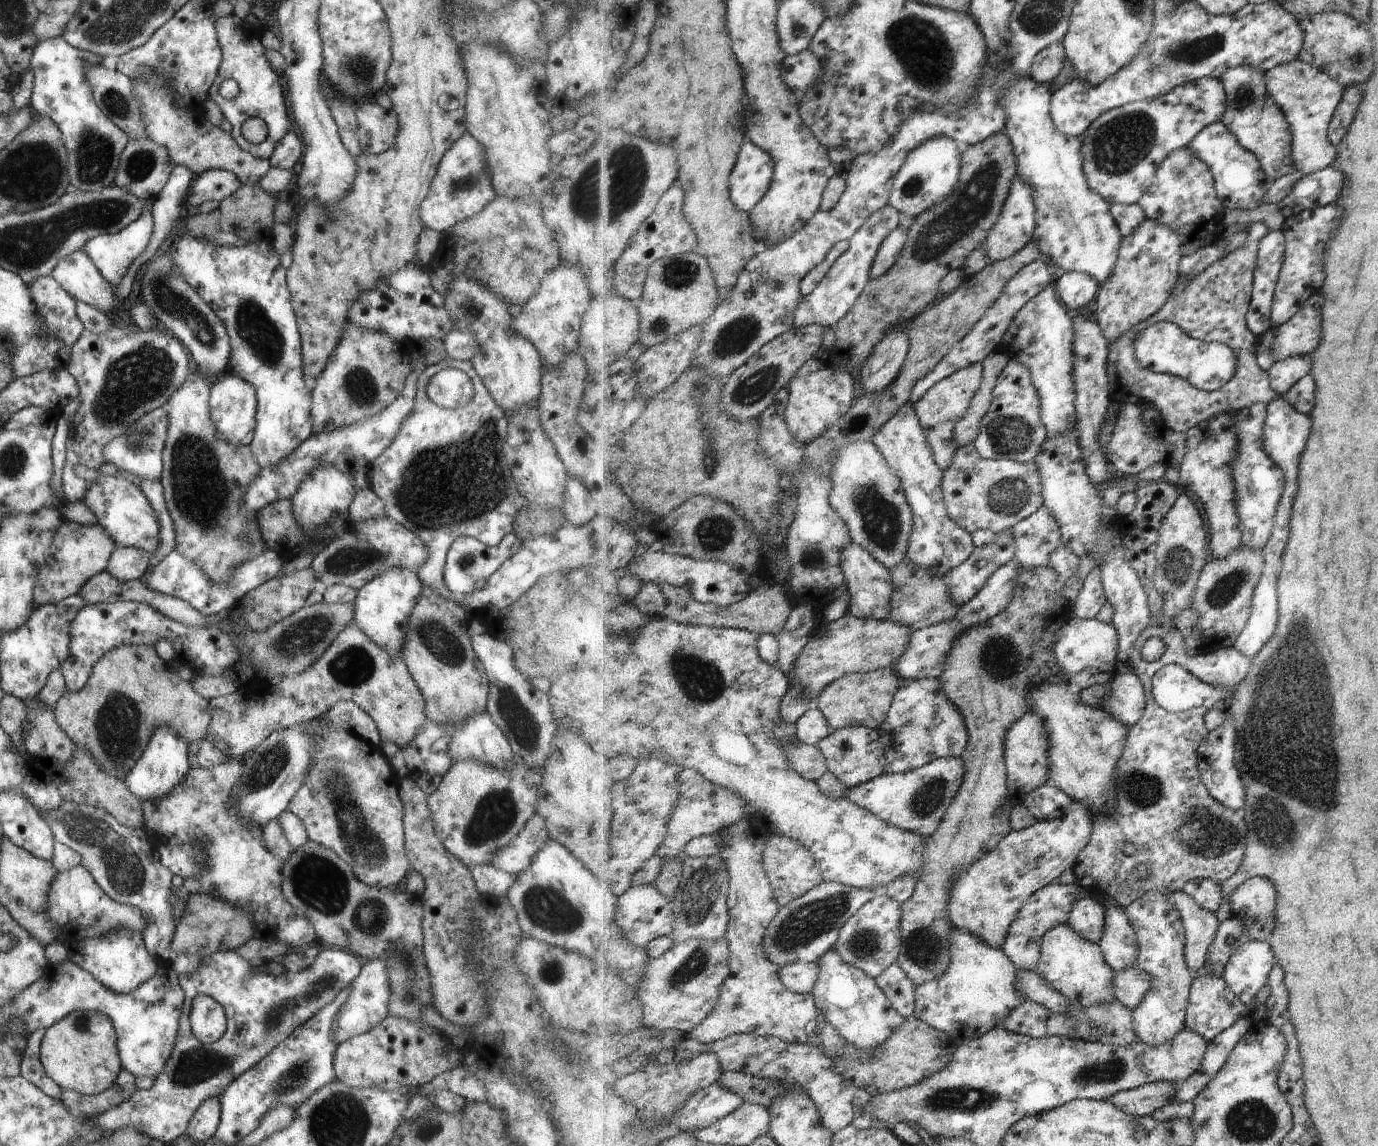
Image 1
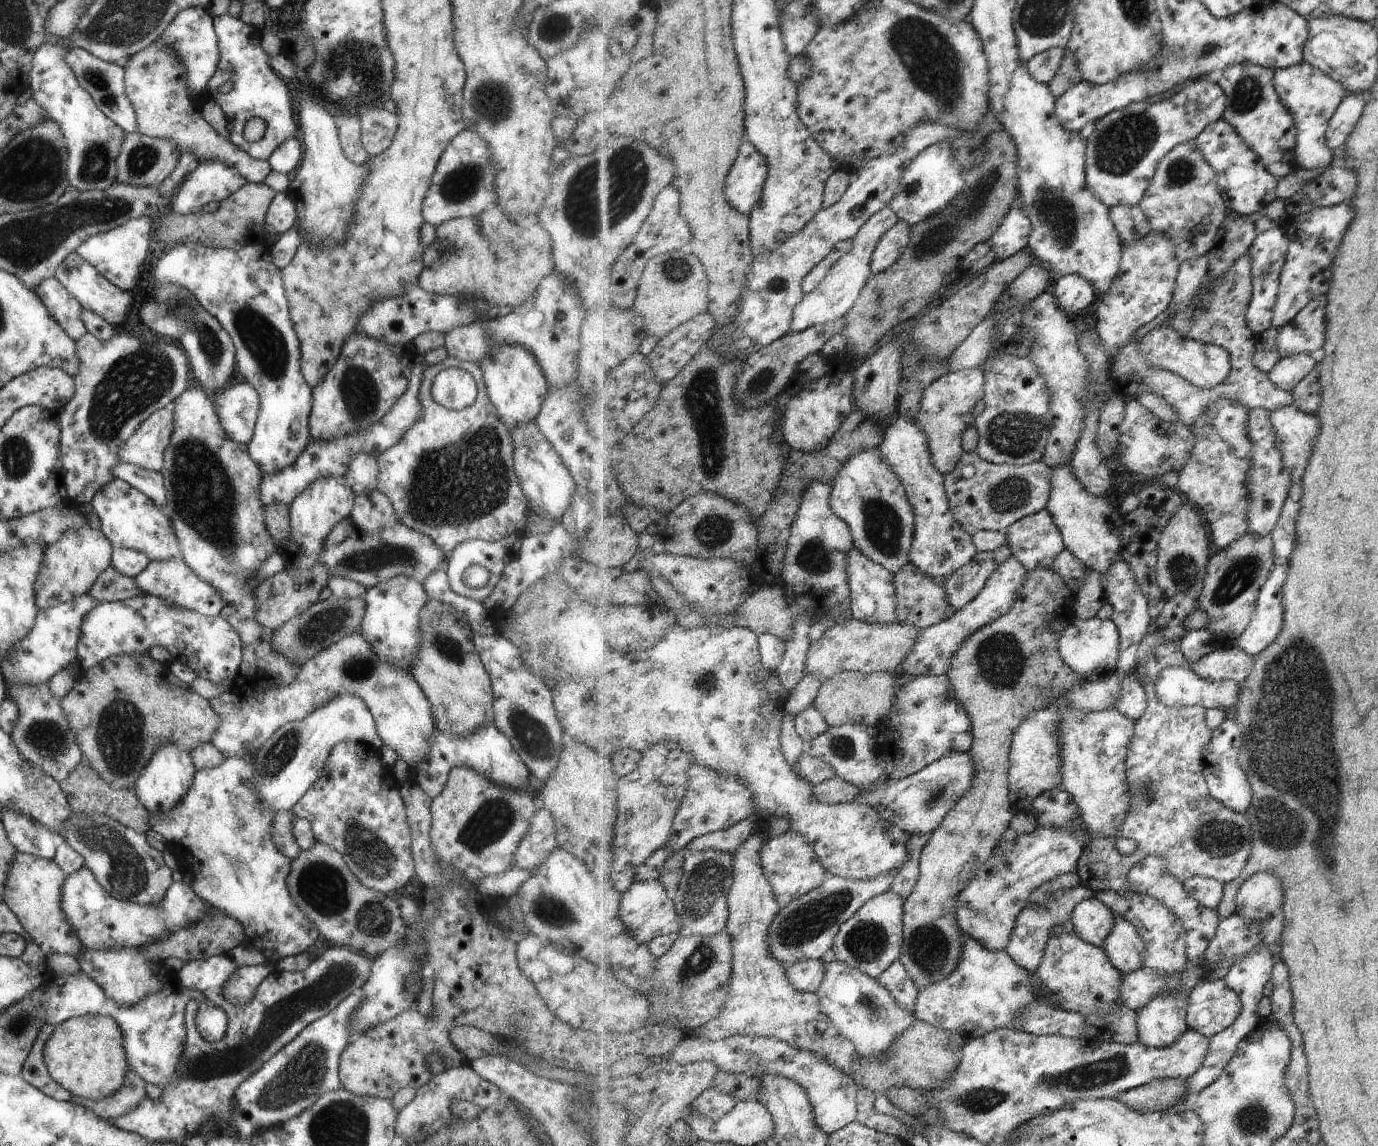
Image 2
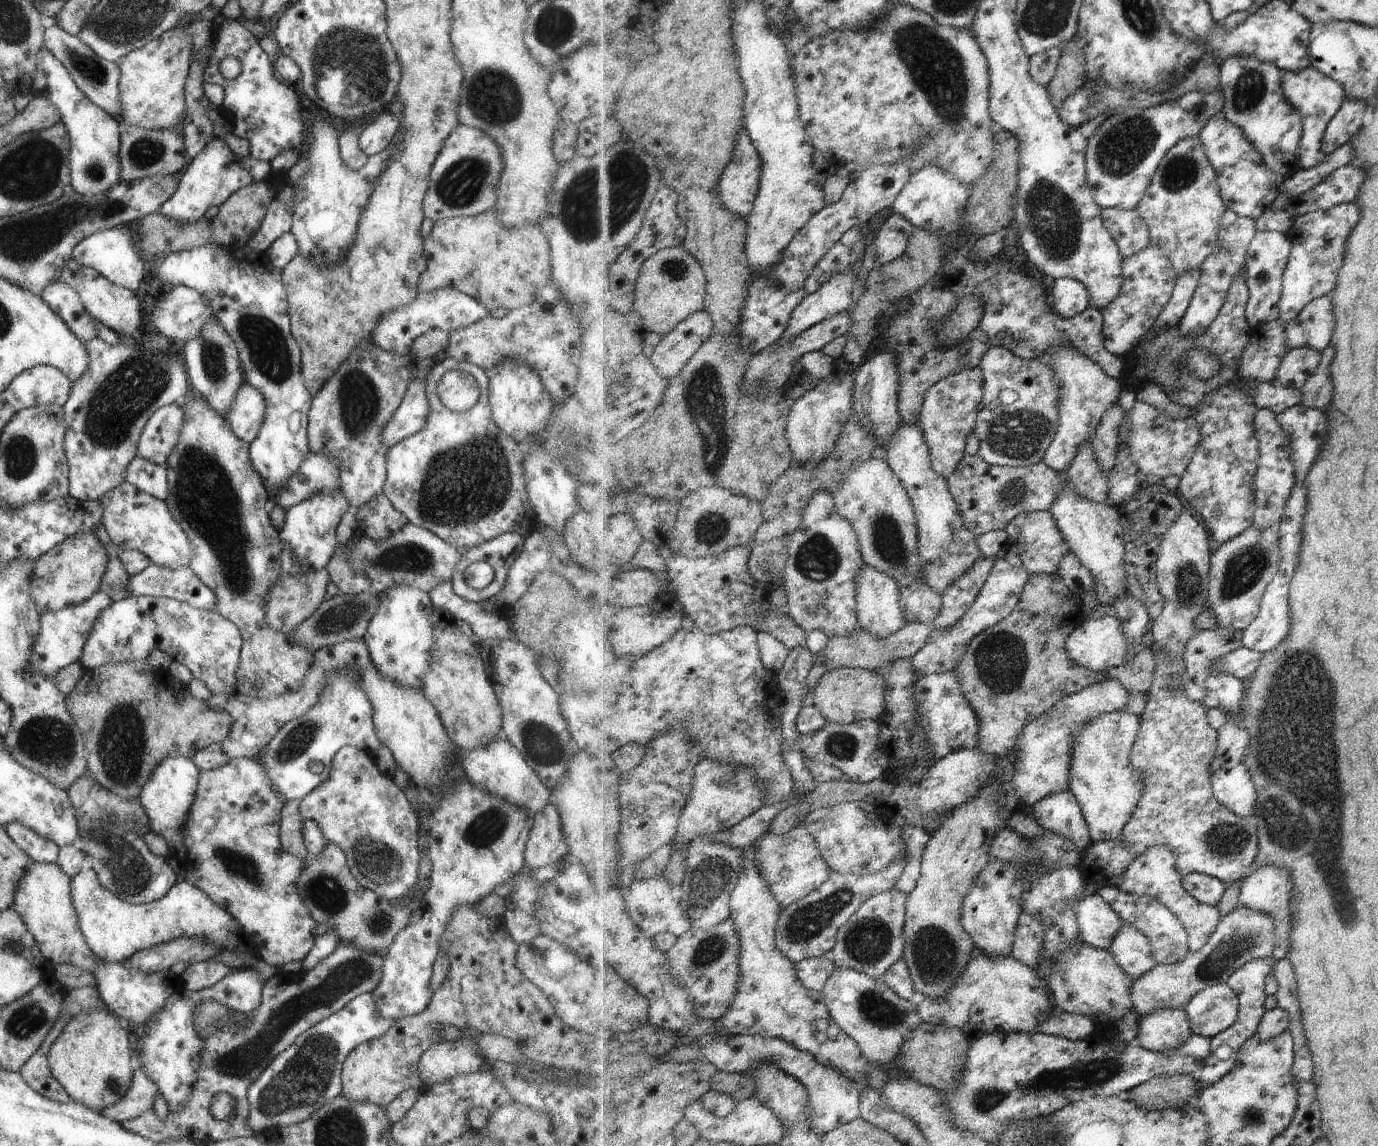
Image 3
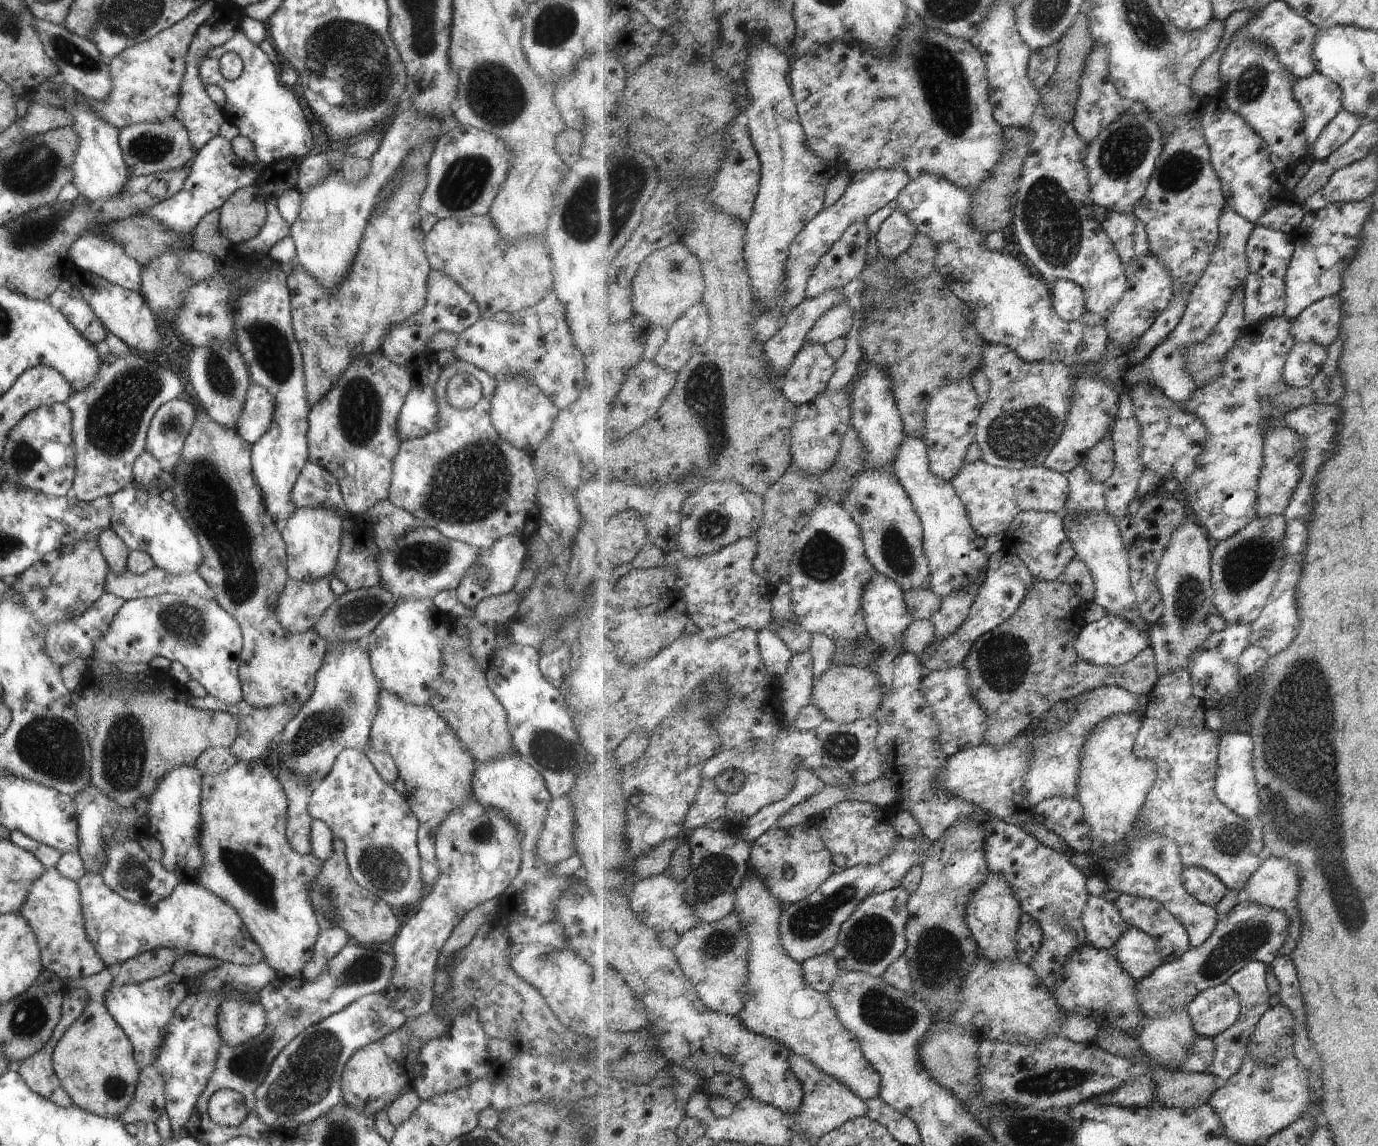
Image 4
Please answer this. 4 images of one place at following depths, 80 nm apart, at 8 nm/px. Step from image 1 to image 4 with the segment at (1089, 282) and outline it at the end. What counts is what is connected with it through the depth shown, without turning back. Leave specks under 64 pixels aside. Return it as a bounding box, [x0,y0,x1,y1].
[1050,279,1086,322]

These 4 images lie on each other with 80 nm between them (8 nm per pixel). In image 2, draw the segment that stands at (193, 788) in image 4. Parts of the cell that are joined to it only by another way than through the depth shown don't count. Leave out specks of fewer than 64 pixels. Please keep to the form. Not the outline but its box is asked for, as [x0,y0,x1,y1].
[133,741,196,815]

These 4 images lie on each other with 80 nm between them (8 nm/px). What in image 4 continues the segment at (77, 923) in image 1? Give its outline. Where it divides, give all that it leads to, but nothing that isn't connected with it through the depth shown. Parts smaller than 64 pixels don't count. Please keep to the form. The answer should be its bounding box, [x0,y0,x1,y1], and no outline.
[76,872,263,966]

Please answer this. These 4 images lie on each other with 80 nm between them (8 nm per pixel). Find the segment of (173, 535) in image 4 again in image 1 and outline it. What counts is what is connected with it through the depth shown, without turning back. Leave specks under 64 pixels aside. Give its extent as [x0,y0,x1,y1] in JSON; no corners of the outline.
[81,475,160,556]

